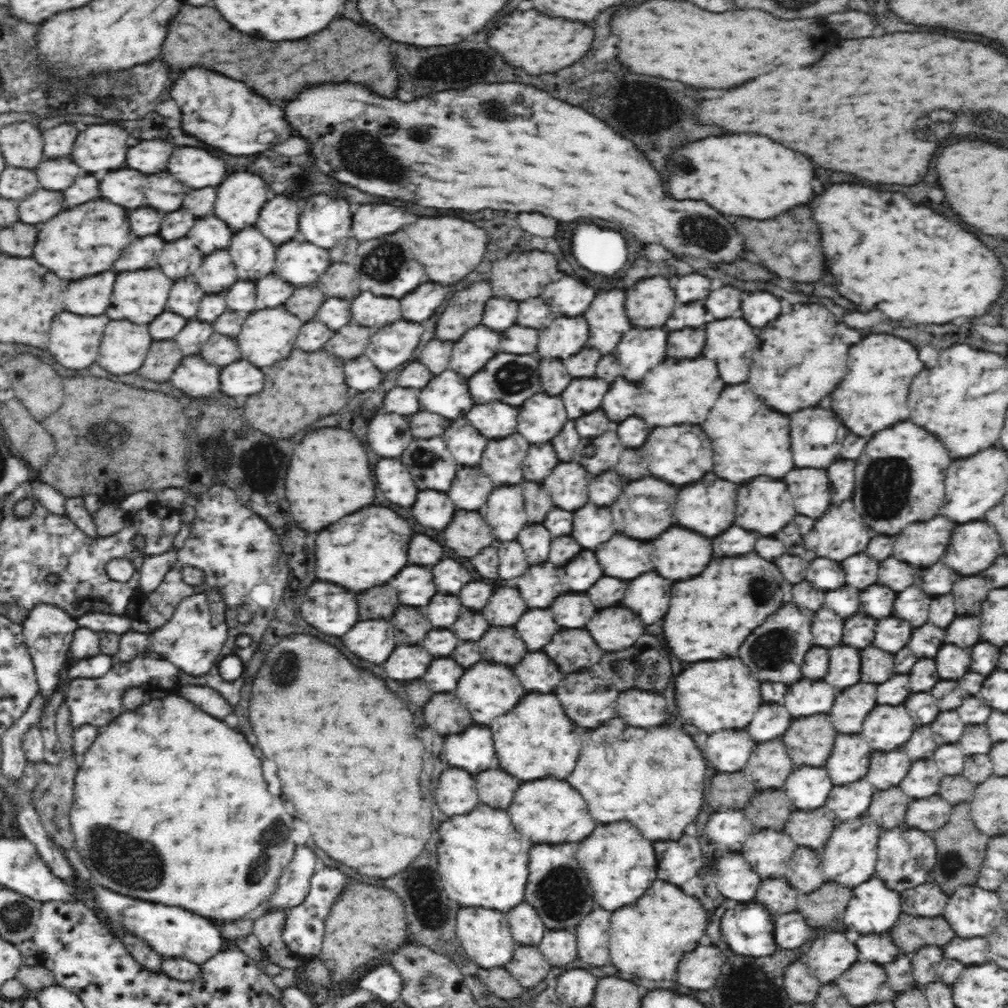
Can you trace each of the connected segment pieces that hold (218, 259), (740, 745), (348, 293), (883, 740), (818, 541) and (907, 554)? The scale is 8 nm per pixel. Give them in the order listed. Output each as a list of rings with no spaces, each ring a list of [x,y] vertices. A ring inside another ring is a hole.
[[[216,250],[204,258],[204,264],[196,272],[198,284],[204,292],[222,292],[228,290],[236,282],[236,268],[228,250]]]
[[[724,730],[716,732],[716,736],[708,736],[704,756],[714,768],[722,772],[736,772],[746,766],[752,748],[754,740],[744,730]]]
[[[332,264],[316,284],[328,298],[352,300],[360,294],[360,280],[356,268],[350,264]]]
[[[876,706],[864,720],[864,736],[872,750],[896,750],[914,732],[914,720],[908,716],[906,708],[900,706]]]
[[[850,500],[840,506],[830,506],[828,512],[816,522],[812,532],[806,536],[808,550],[814,550],[816,556],[830,560],[844,560],[856,552],[864,552],[870,538],[878,532],[872,532],[864,520],[854,510]]]
[[[944,516],[922,524],[910,524],[902,534],[894,536],[894,556],[914,566],[932,566],[946,552],[952,530],[954,522]]]

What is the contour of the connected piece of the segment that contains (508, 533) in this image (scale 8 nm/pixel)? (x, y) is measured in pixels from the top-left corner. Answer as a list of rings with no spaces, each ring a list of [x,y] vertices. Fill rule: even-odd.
[[[514,484],[496,488],[480,514],[484,514],[498,540],[516,540],[518,532],[528,524],[522,486]]]

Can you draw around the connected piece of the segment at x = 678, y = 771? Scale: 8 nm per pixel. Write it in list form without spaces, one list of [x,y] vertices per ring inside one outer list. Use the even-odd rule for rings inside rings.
[[[658,726],[644,730],[640,728],[640,738],[632,740],[614,740],[590,746],[586,740],[580,760],[574,772],[566,778],[586,800],[588,812],[598,822],[618,822],[628,820],[640,828],[646,838],[672,838],[678,840],[684,834],[684,828],[696,822],[700,808],[704,804],[704,774],[706,762],[700,756],[700,748],[694,740],[674,726]]]

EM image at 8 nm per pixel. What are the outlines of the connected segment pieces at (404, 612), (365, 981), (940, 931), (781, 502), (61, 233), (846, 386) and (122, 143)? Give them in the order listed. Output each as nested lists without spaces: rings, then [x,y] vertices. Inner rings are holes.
[[[404,606],[394,614],[392,624],[398,630],[398,634],[396,634],[398,642],[402,642],[402,644],[422,642],[426,632],[430,630],[430,624],[422,612],[418,612],[416,608],[404,608]]]
[[[376,966],[356,980],[358,990],[366,990],[380,1000],[394,1002],[400,996],[400,976],[390,966]]]
[[[900,913],[900,920],[892,928],[890,936],[900,952],[916,952],[920,946],[930,944],[944,948],[956,937],[956,933],[943,915],[916,918],[908,913]]]
[[[758,476],[756,480],[740,486],[734,524],[742,526],[744,530],[754,530],[762,536],[770,536],[770,534],[778,532],[780,528],[784,528],[786,524],[790,524],[794,516],[796,516],[796,512],[794,512],[792,494],[788,492],[784,482],[772,480],[768,476]]]
[[[108,200],[78,204],[38,226],[40,228],[38,240],[34,244],[34,258],[38,260],[38,264],[46,266],[64,280],[78,280],[84,276],[100,274],[104,270],[112,270],[112,262],[116,260],[118,252],[130,244],[128,214],[124,208]],[[104,246],[108,248],[104,250]]]
[[[870,334],[850,348],[846,378],[830,394],[832,408],[854,434],[872,436],[876,430],[908,418],[908,388],[922,368],[924,364],[918,360],[916,348],[910,342],[888,334]],[[906,368],[910,374],[904,372]]]
[[[92,124],[76,136],[72,162],[88,172],[122,168],[126,162],[126,130],[112,124]]]

